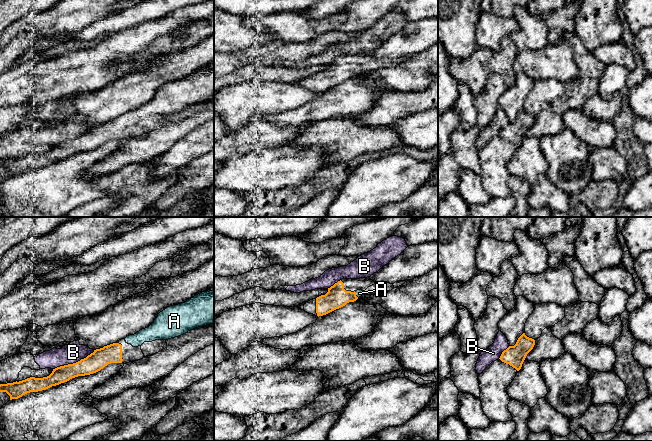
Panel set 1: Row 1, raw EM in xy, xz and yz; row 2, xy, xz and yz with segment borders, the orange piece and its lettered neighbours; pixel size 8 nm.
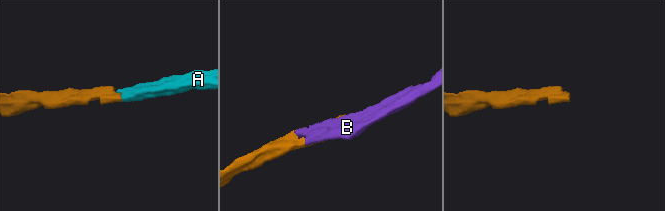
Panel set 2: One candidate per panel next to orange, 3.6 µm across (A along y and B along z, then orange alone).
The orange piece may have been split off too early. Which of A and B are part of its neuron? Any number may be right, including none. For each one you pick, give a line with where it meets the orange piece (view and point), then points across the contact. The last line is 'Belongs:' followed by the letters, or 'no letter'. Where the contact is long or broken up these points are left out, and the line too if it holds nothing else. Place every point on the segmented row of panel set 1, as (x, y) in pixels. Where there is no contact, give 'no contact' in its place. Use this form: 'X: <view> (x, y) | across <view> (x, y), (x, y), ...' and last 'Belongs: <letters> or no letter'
A: xz (355, 294) | across xz (336, 297), (355, 294), (359, 293)
Belongs: A

